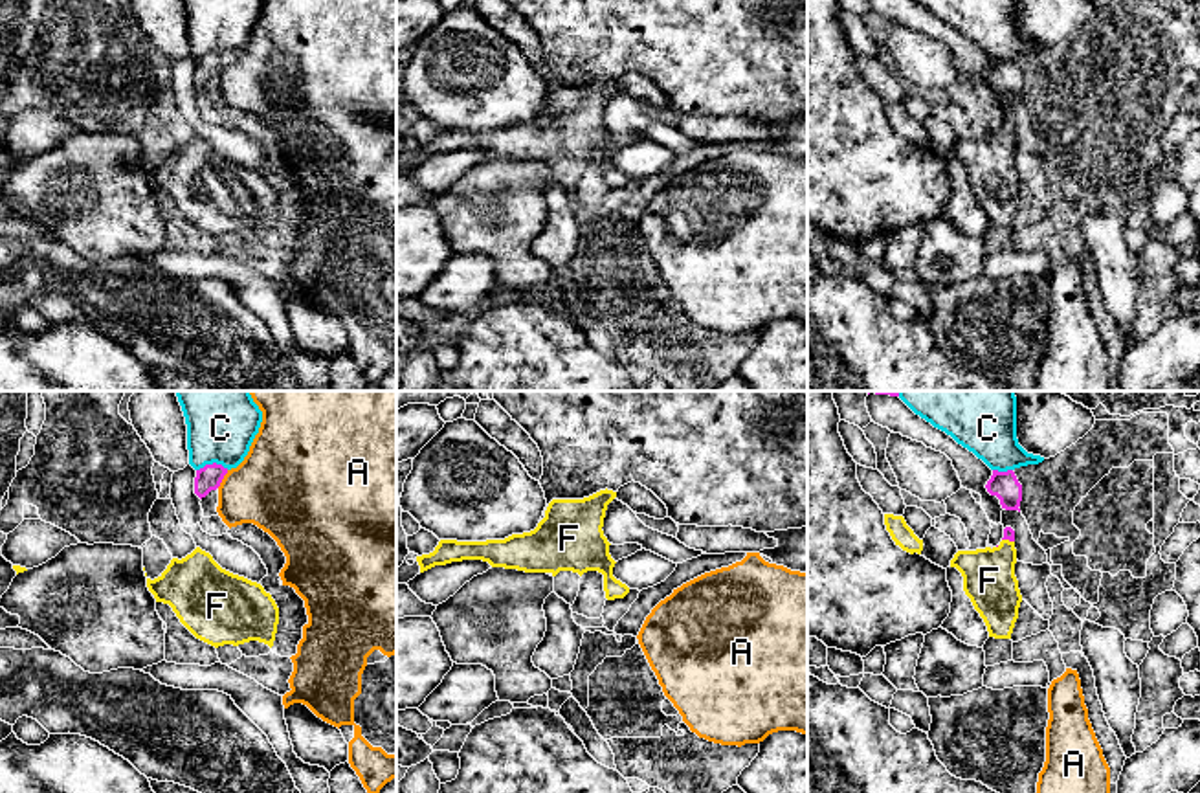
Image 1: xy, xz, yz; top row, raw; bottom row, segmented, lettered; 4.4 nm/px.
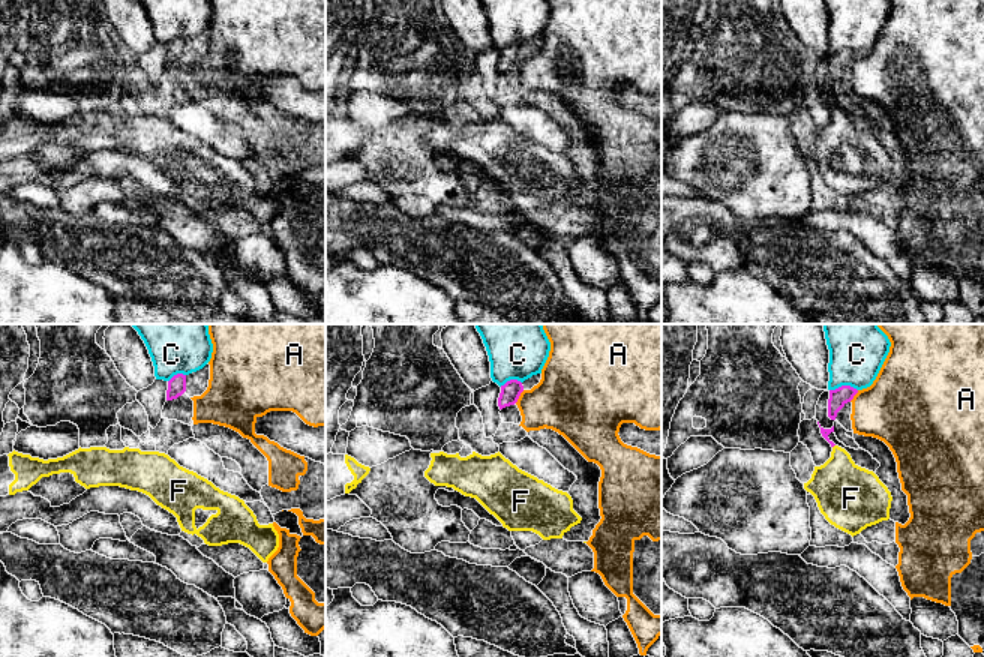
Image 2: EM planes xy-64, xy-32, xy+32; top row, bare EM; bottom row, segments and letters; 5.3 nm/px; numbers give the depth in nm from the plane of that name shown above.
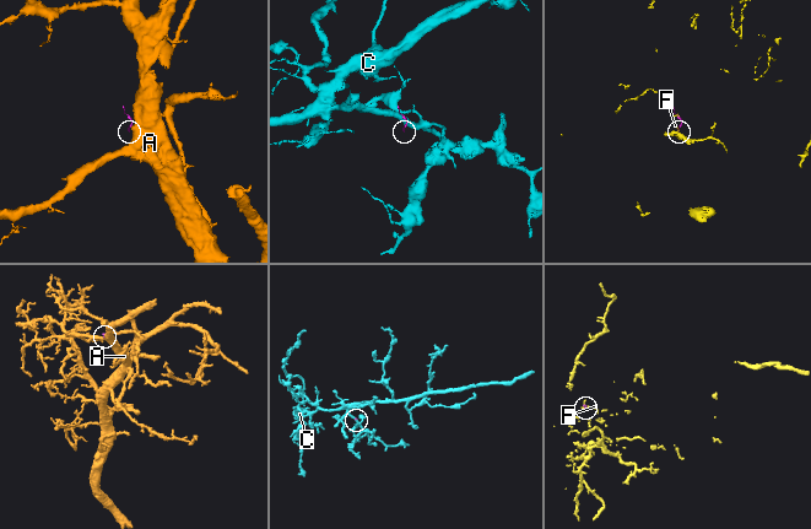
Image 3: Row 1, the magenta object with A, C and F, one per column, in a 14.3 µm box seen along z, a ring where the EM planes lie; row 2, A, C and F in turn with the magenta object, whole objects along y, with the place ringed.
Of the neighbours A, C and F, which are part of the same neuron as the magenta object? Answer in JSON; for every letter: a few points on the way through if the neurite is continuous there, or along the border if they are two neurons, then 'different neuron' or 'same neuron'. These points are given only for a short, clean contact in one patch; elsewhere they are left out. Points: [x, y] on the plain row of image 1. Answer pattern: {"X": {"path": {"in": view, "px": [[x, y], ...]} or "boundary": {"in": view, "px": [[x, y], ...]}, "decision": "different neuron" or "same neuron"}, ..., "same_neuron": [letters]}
{"A": {"boundary": {"in": "xy", "px": [[228, 59], [217, 76]]}, "decision": "different neuron"}, "C": {"decision": "different neuron"}, "F": {"path": {"in": "yz", "px": [[1008, 122], [1008, 127], [989, 169]]}, "decision": "same neuron"}, "same_neuron": ["F"]}

